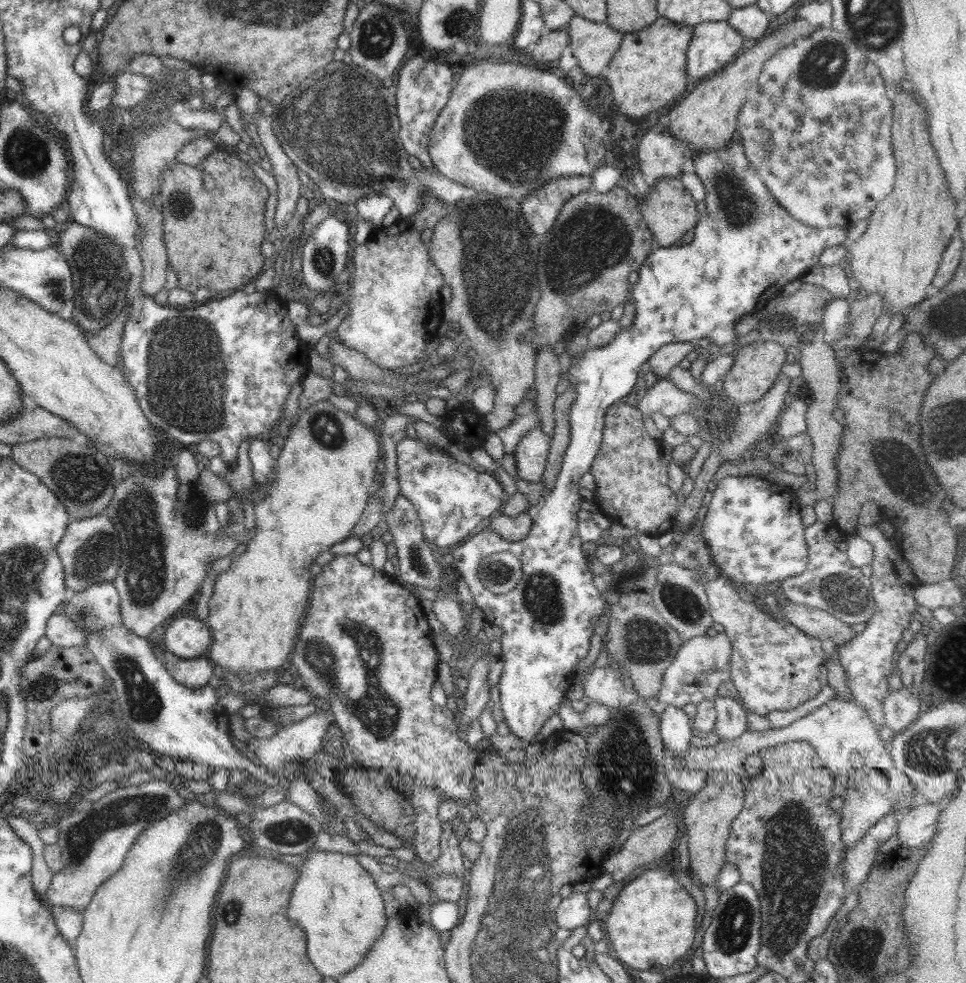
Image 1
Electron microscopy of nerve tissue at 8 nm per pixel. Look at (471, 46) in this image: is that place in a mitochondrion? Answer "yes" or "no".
no

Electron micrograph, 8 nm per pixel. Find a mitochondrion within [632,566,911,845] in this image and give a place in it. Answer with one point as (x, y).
(685, 605)

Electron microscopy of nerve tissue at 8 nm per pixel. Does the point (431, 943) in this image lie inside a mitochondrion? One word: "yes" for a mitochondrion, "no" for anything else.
no

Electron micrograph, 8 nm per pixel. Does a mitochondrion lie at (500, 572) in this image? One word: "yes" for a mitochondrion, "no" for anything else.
yes

